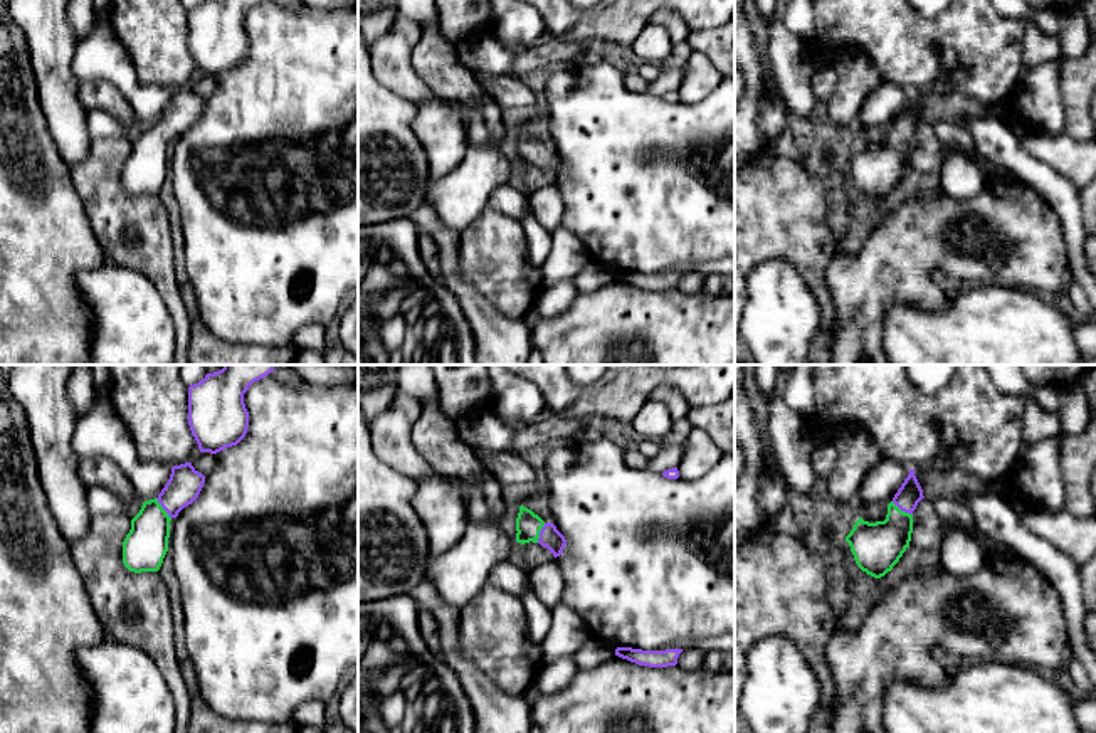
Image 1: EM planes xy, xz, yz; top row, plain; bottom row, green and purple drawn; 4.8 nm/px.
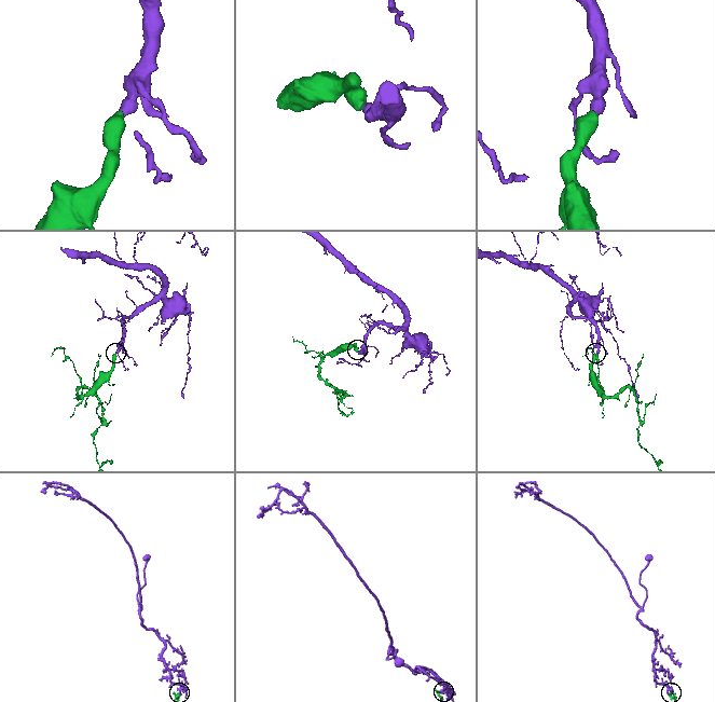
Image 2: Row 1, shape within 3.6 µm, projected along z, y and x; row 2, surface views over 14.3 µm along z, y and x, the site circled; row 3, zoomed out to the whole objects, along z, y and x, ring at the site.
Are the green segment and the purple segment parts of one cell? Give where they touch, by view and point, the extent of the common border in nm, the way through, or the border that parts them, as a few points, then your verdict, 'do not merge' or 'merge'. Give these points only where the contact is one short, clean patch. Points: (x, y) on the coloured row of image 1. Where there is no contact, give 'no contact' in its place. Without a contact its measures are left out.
contact xy (162, 508); length 130 nm; way xy (147, 543), (153, 516), (162, 508), (184, 486); merge

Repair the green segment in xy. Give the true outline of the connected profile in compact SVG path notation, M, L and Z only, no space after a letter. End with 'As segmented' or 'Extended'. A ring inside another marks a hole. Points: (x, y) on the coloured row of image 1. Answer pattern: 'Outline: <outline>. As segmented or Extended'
Outline: M192 462L171 467L161 493L145 501L131 519L131 530L123 541L123 563L129 572L158 572L168 551L170 521L192 504L205 483Z. Extended

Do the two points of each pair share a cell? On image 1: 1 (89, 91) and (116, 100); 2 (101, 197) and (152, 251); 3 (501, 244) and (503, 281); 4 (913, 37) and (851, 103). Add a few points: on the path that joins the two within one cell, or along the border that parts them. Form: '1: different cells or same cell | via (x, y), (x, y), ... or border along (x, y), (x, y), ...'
1: same cell | via (96, 94), (110, 98)
2: same cell | via (116, 212), (143, 236)
3: same cell | via (501, 253), (501, 273)
4: different cells | border along (849, 47), (861, 47), (886, 79)

